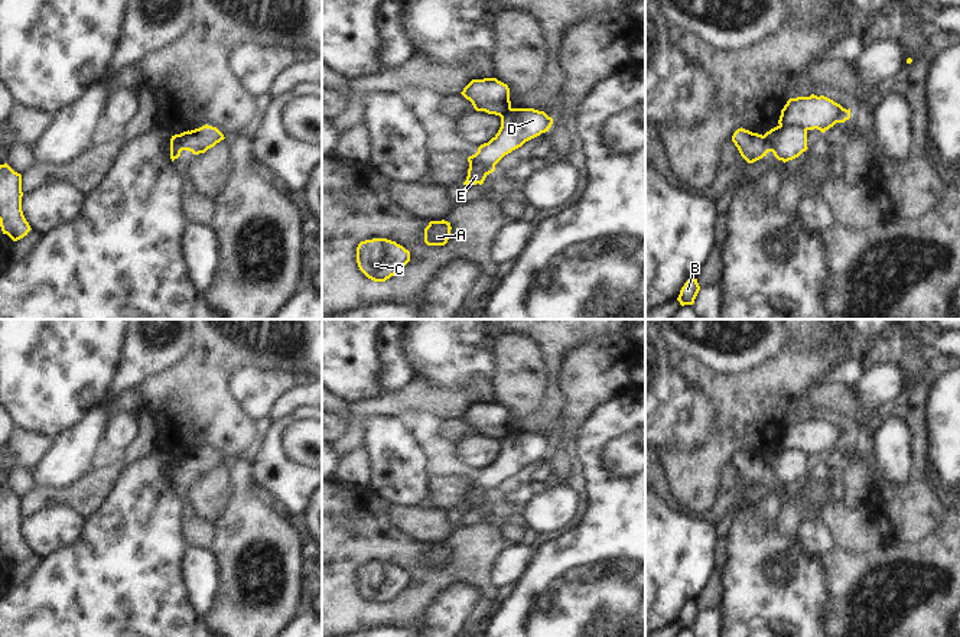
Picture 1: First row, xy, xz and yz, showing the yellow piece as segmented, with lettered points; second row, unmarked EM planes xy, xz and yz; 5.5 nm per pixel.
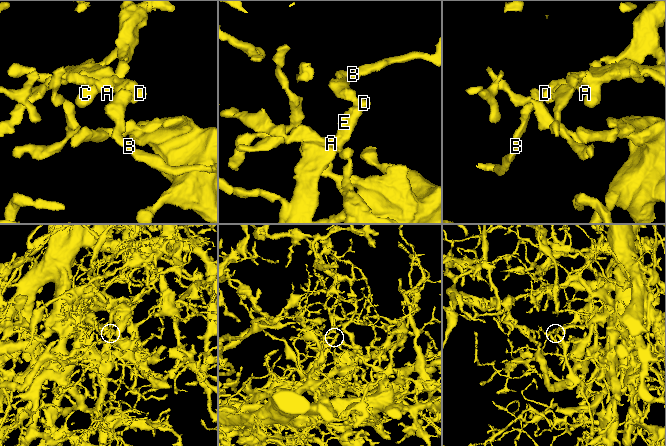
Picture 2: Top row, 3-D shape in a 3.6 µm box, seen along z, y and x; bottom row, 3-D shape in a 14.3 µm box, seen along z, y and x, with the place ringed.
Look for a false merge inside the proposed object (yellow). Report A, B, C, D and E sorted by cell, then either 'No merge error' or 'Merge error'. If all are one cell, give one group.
Groups: A B / C D E. Merge error.

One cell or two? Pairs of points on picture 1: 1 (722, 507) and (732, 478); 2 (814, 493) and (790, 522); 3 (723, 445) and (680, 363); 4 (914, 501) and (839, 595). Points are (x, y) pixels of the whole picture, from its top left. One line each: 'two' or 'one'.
1: one
2: one
3: one
4: two

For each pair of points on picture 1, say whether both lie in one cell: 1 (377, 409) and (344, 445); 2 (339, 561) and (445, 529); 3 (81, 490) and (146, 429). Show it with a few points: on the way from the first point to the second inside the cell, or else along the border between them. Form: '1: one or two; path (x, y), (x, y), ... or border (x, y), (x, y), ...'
1: one; path (365, 412), (358, 419), (354, 434)
2: two; border (387, 517), (393, 526), (429, 545)
3: one; path (100, 483), (137, 448)

